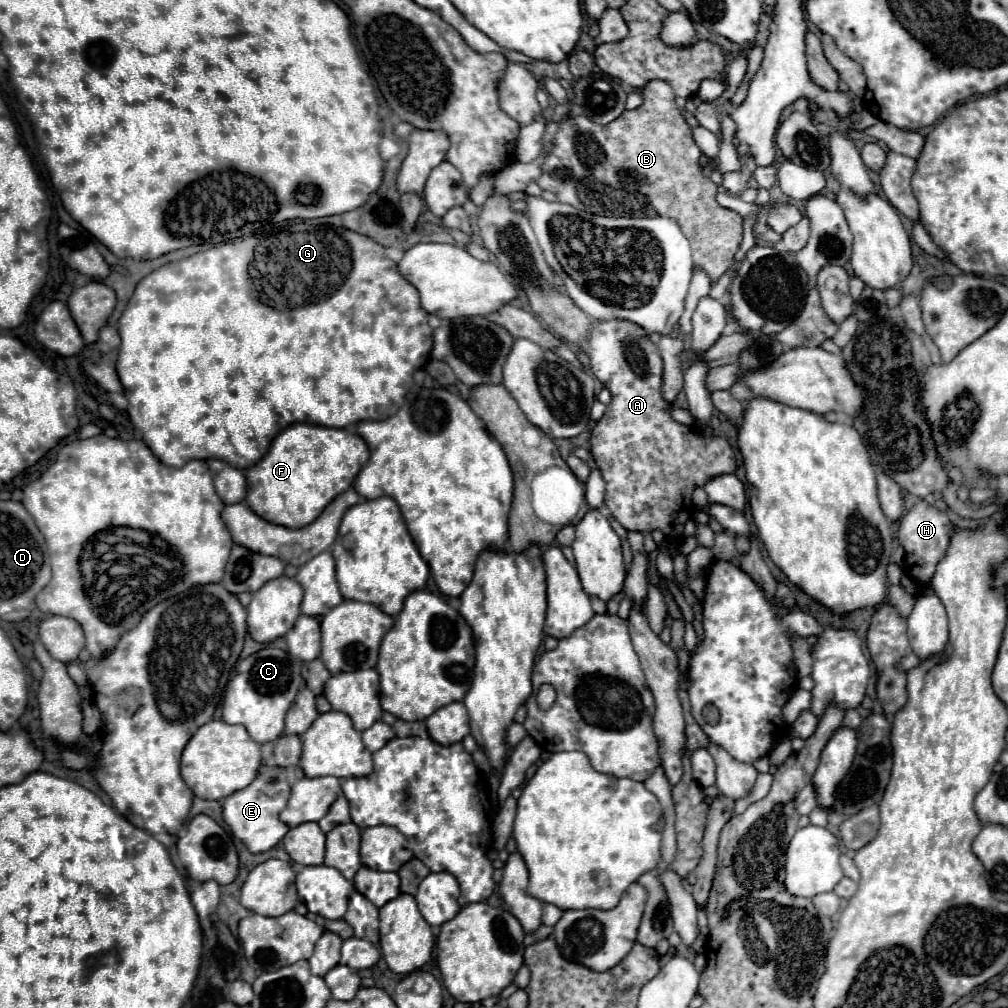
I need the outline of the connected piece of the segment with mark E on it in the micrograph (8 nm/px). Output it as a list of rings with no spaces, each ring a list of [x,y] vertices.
[[[261,765],[257,777],[245,789],[239,789],[223,799],[223,821],[229,825],[233,835],[245,843],[251,853],[269,851],[289,831],[289,827],[279,819],[279,813],[283,811],[283,805],[287,805],[287,797],[291,793],[287,775],[289,769]]]

